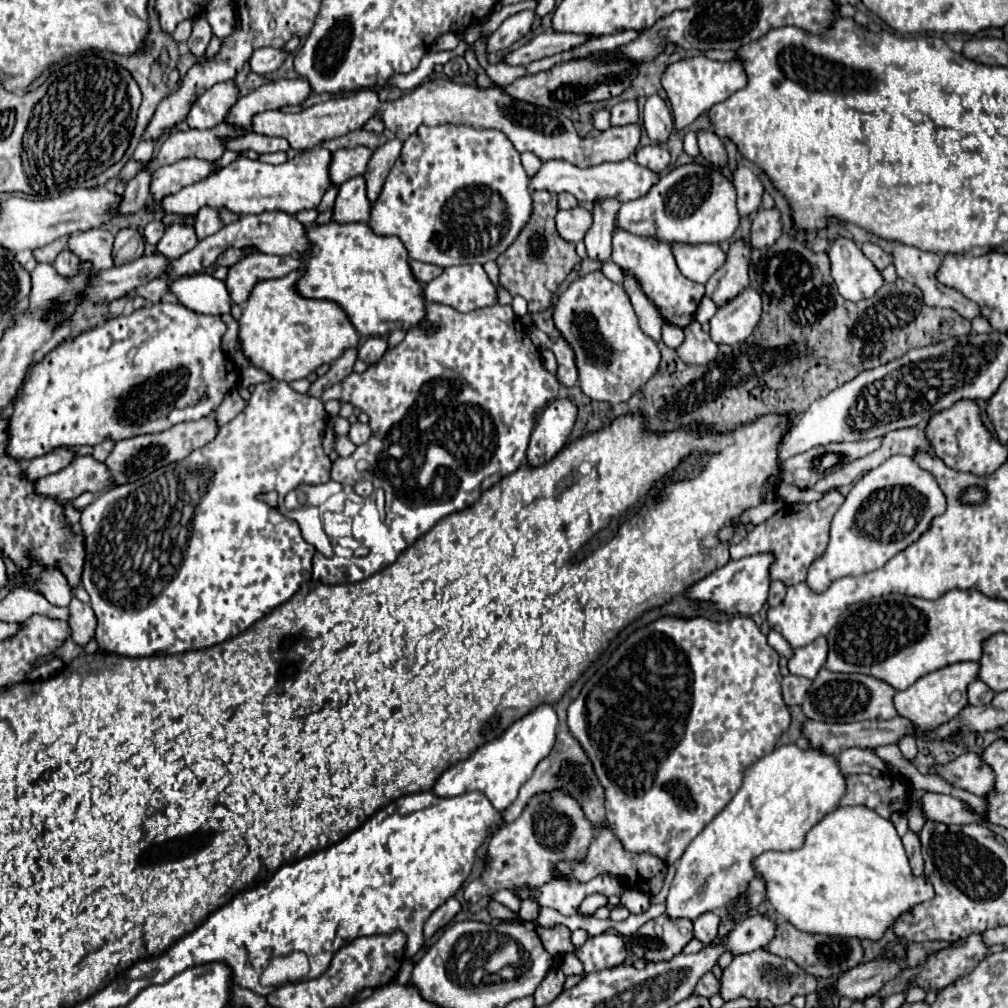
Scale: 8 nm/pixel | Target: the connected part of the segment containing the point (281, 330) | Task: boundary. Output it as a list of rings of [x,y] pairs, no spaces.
[[[304,268],[282,278],[260,280],[250,292],[242,318],[238,320],[242,354],[252,366],[264,370],[274,380],[302,380],[322,364],[334,362],[346,348],[354,348],[360,342],[358,332],[336,302],[308,300],[294,290],[294,284],[302,272]]]

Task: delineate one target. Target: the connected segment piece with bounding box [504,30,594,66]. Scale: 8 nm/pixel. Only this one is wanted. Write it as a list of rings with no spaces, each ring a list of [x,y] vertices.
[[[546,30],[534,38],[530,38],[528,42],[520,44],[516,50],[512,50],[504,62],[512,64],[512,66],[526,66],[534,60],[542,60],[546,56],[554,56],[566,50],[572,50],[580,44],[586,44],[588,40],[592,40],[594,36],[578,36],[578,34],[568,34],[568,32],[554,32],[554,30]]]

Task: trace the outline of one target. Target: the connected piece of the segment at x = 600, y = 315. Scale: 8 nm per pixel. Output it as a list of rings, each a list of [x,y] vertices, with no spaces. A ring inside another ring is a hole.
[[[598,270],[570,282],[560,294],[552,318],[560,338],[574,348],[580,388],[592,400],[610,404],[626,402],[650,380],[660,364],[660,350],[656,342],[642,332],[628,294],[620,284],[608,280]]]

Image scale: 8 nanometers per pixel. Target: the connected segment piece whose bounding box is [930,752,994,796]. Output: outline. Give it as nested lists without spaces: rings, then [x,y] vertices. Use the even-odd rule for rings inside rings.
[[[962,754],[946,766],[934,766],[932,774],[940,774],[952,786],[964,788],[976,796],[990,796],[994,790],[994,770],[980,754]]]

